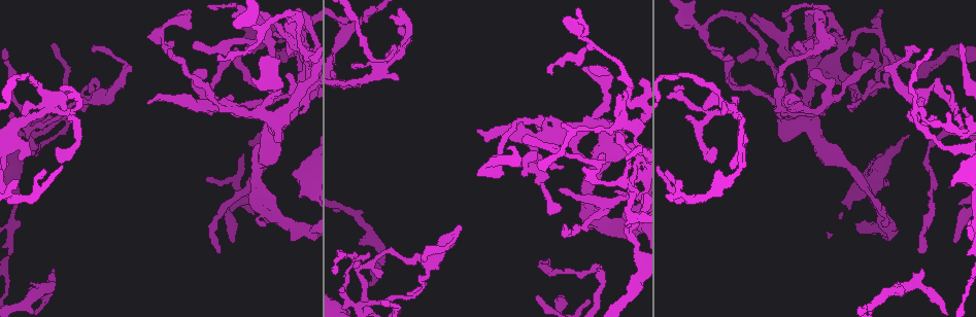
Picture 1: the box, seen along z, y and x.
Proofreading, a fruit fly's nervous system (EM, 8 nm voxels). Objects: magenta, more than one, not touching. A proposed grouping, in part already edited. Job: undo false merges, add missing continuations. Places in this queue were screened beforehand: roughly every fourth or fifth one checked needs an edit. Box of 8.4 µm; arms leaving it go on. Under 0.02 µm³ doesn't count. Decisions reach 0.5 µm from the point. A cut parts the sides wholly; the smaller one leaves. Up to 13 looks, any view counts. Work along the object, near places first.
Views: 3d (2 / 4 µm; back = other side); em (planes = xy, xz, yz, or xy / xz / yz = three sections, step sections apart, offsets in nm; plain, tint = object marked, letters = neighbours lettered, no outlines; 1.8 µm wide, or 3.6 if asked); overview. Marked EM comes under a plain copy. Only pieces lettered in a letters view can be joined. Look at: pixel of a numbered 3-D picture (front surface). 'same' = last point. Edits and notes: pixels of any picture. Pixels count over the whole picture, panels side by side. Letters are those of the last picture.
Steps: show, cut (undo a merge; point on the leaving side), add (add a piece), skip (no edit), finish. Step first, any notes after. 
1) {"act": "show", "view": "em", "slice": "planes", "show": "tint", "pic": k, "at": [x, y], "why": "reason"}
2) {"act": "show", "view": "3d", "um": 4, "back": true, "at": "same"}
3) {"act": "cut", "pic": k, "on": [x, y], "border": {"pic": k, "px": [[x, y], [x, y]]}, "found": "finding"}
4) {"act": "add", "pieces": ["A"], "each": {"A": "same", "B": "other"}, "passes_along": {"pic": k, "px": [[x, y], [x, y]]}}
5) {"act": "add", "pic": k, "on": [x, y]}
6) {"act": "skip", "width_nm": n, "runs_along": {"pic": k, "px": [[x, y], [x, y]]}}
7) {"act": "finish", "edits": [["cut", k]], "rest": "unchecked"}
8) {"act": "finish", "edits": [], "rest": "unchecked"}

{"act": "show", "view": "em", "slice": "xz", "step": 8, "show": "tint", "pic": 1, "at": [630, 91], "why": "touches itself"}

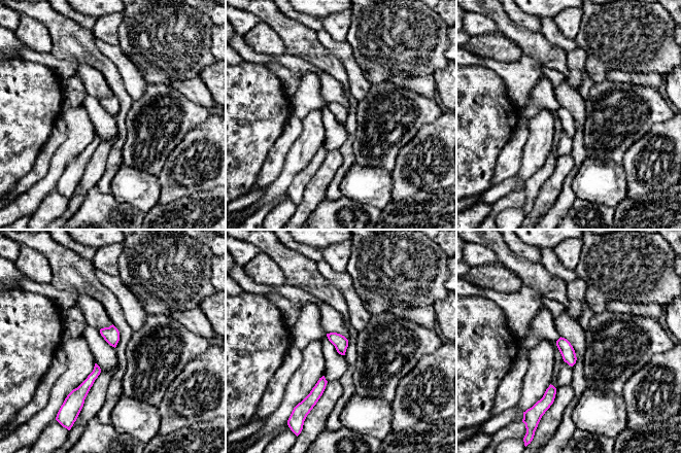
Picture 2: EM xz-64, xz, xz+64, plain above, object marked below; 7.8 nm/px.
{"act": "show", "view": "em", "slice": "planes", "show": "letters", "at": "same", "why": "cut it another way"}

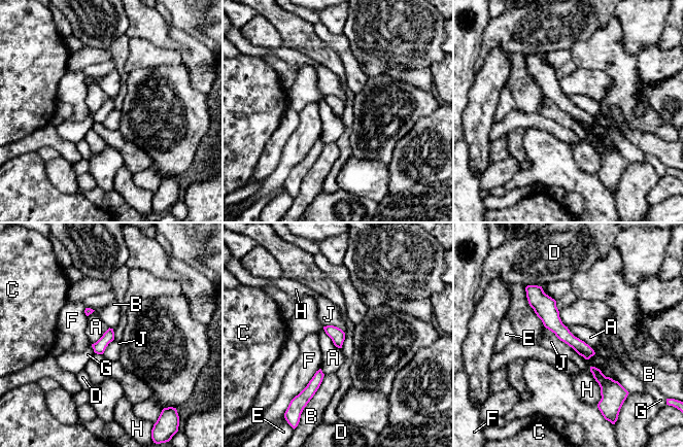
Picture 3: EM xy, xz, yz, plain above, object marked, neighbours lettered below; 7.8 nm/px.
{"act": "skip", "each": {"A": "other", "B": "other", "C": "other", "D": "other", "E": "other", "F": "other", "G": "other", "H": "other", "J": "other"}, "border": {"pic": 3, "px": [[545, 327], [585, 358], [594, 354]]}, "found": "all the same cell"}

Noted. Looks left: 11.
{"act": "show", "view": "em", "slice": "xz", "step": 4, "show": "letters", "pic": 1, "at": [883, 58], "why": "arms part here"}

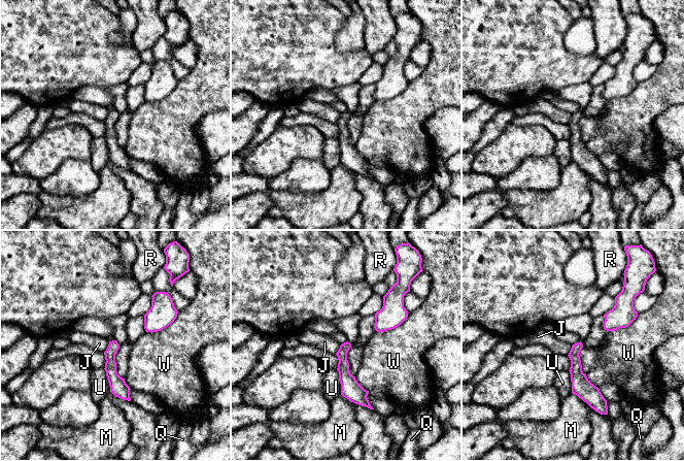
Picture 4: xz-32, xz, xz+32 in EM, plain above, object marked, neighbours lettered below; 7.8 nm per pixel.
{"act": "skip", "width_nm": 80, "longest_contact_nm": ["W", 300], "each": {"J": "other", "M": "other", "Q": "other", "R": "other", "U": "other", "W": "other"}, "found": "all the same cell"}

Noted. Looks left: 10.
{"act": "show", "view": "em", "slice": "planes", "show": "letters", "pic": 1, "at": [925, 250], "why": "thin end"}

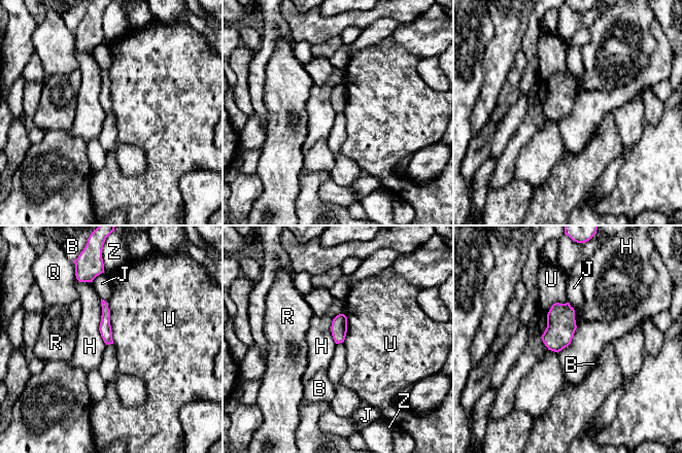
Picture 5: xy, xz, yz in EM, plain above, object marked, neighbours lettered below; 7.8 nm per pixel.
{"act": "skip", "each": {"B": "other", "H": "other", "J": "other", "Q": "other", "R": "other", "U": "other", "Z": "other"}, "border": {"pic": 5, "px": [[100, 299], [99, 333], [106, 344]]}, "found": "no lettered piece goes on from it"}

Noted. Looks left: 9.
{"act": "show", "view": "3d", "um": 4, "pic": 1, "at": [789, 104], "why": "branch stops here"}

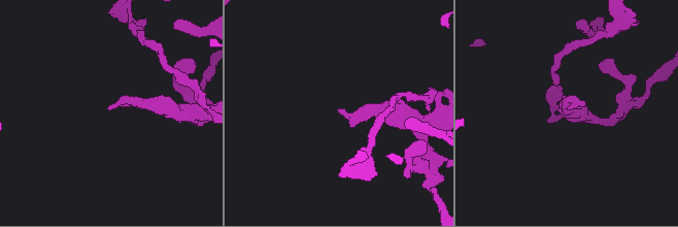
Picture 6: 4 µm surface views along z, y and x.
{"act": "show", "view": "em", "slice": "xz", "step": 8, "show": "tint", "pic": 6, "at": [108, 108], "why": "now the EM"}

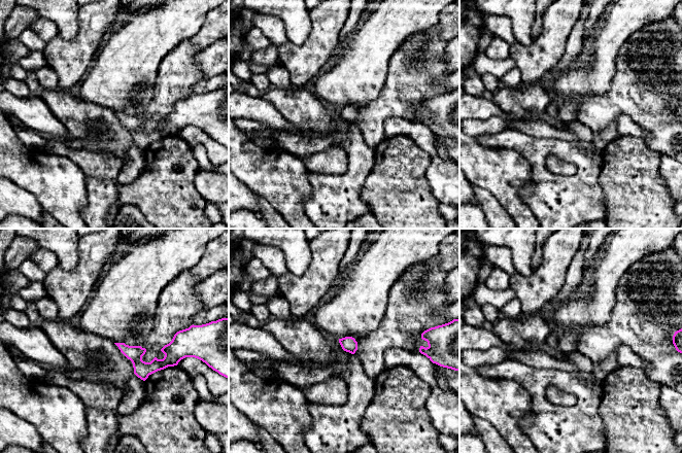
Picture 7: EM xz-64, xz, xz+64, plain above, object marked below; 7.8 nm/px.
{"act": "show", "view": "em", "slice": "planes", "show": "letters", "at": "same", "why": "another direction"}

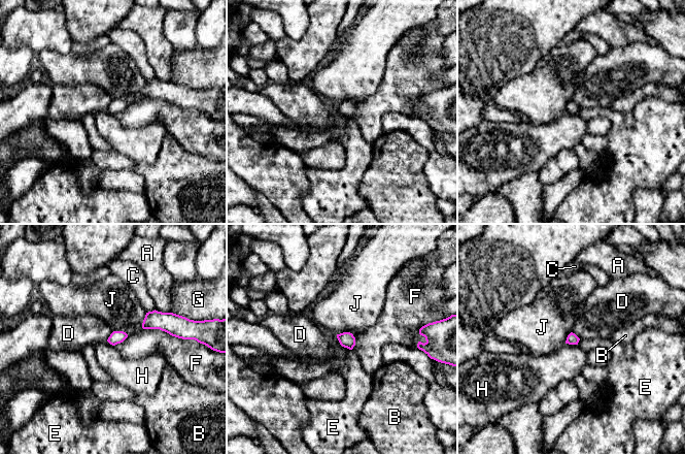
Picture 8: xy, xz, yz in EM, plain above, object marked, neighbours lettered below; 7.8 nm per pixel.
{"act": "skip", "each": {"A": "other", "B": "other", "C": "other", "D": "other", "E": "other", "F": "other", "G": "other", "H": "other", "J": "other"}, "found": "none of them fits"}

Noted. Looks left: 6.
{"act": "show", "view": "3d", "um": 2, "pic": 1, "at": [72, 113]}

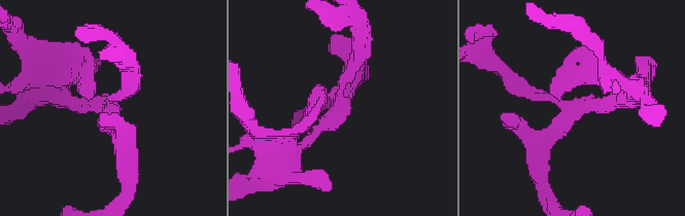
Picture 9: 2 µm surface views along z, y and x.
{"act": "show", "view": "em", "slice": "planes", "show": "letters", "pic": 9, "at": [340, 106]}

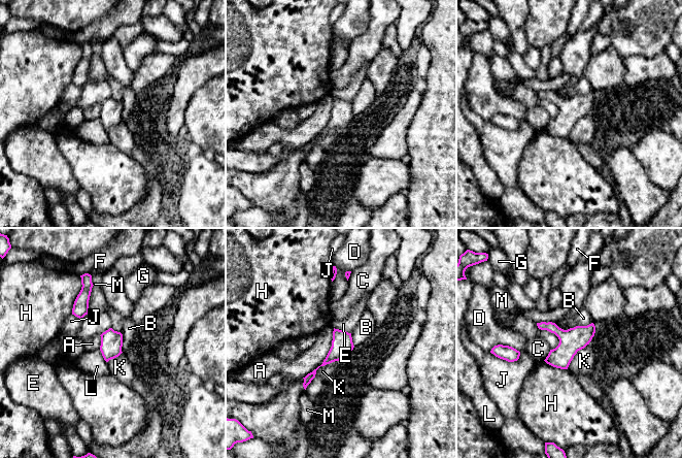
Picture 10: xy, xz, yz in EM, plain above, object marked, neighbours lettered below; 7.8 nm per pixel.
{"act": "skip", "width_nm": 170, "each": {"A": "other", "B": "other", "C": "other", "D": "other", "E": "other", "F": "other", "G": "other", "H": "other", "J": "other", "K": "other", "L": "other", "M": "other"}, "runs_along": {"pic": 10, "px": [[348, 335], [306, 382]]}, "found": "one cell here"}

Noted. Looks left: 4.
{"act": "finish", "edits": [], "rest": "unchecked"}

